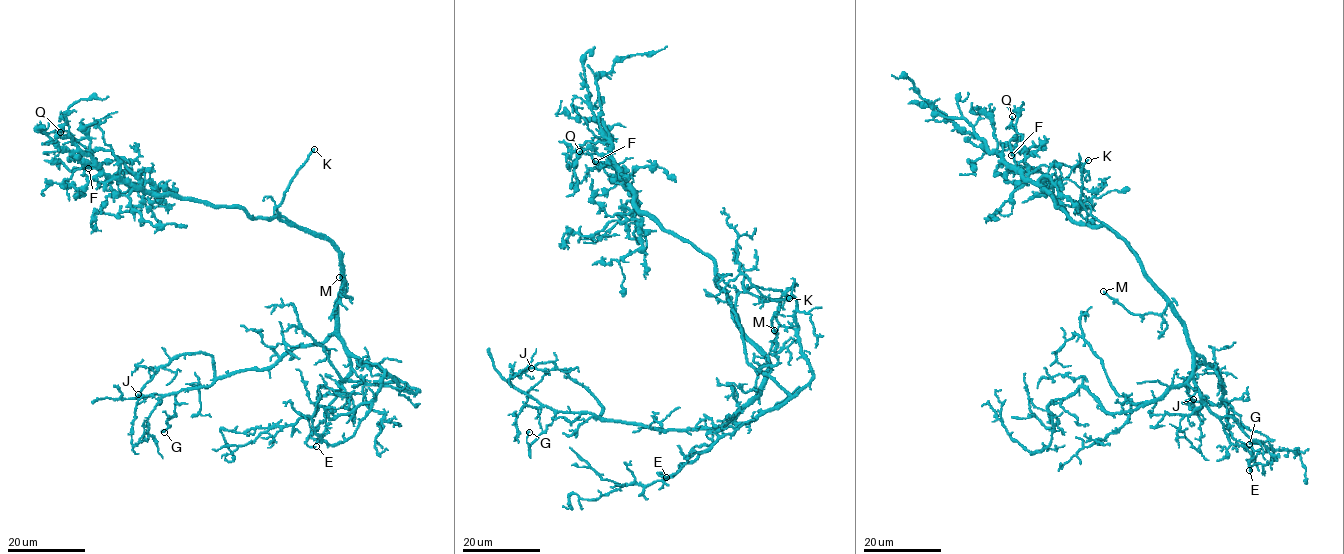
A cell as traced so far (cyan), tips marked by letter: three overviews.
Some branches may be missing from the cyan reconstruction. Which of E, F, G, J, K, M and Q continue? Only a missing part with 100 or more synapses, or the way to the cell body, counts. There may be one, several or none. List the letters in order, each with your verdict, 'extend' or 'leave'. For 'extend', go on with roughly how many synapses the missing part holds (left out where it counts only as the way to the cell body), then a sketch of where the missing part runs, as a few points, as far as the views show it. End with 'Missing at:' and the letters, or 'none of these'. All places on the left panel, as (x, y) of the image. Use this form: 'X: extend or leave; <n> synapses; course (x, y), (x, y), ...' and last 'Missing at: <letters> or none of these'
E: leave
F: leave
G: leave
J: leave
K: extend; course (314, 149), (320, 135), (307, 97), (309, 88), (303, 67), (285, 41), (273, 29), (229, 29), (219, 38)
M: leave
Q: leave
Missing at: K

